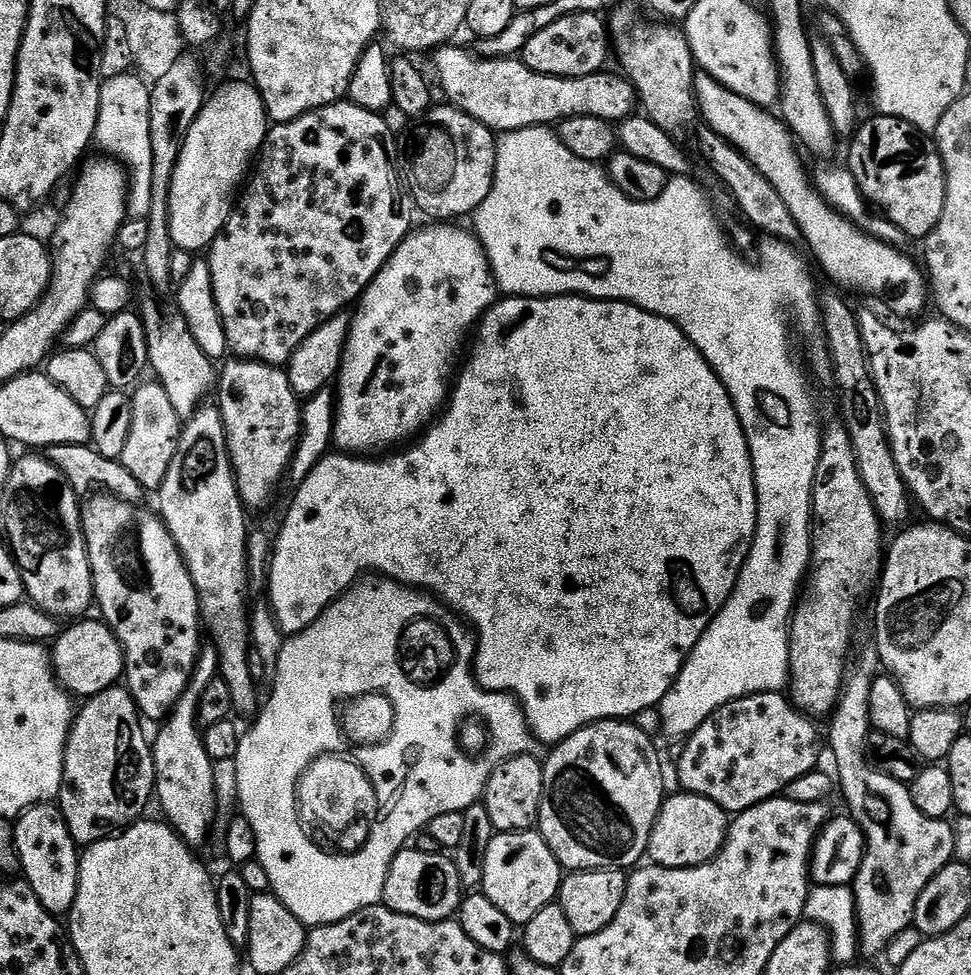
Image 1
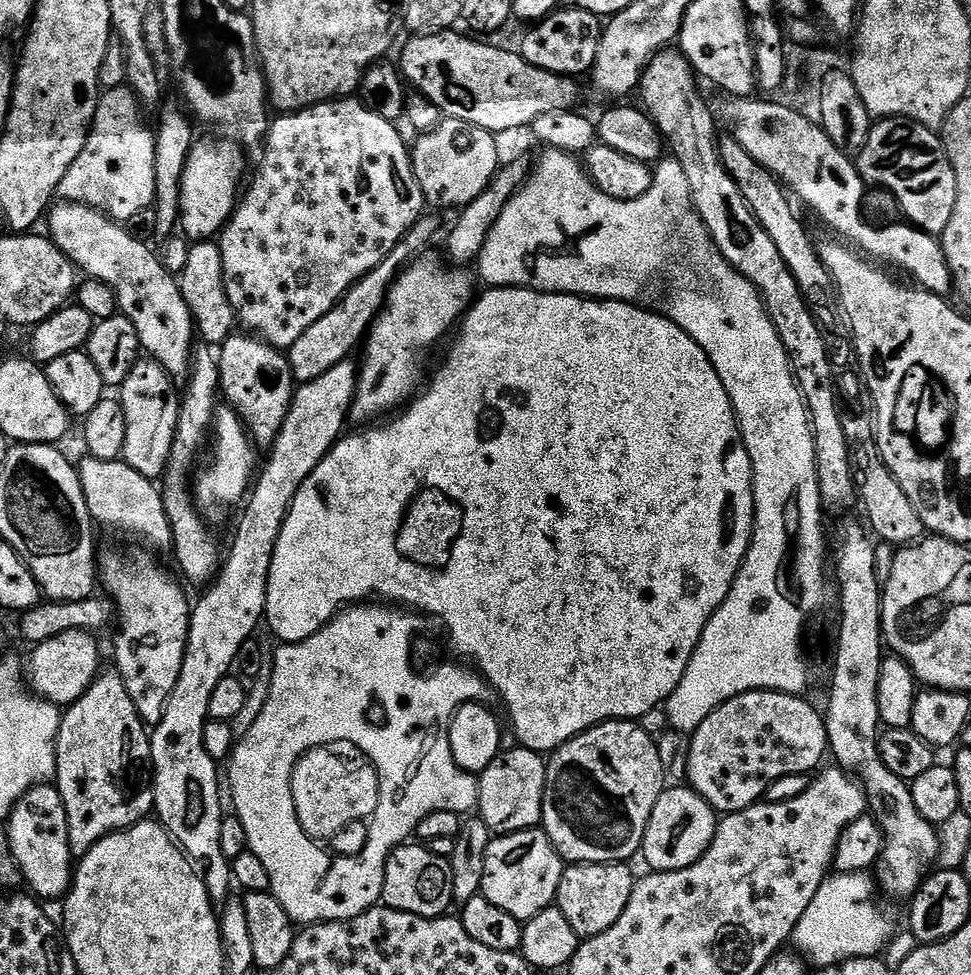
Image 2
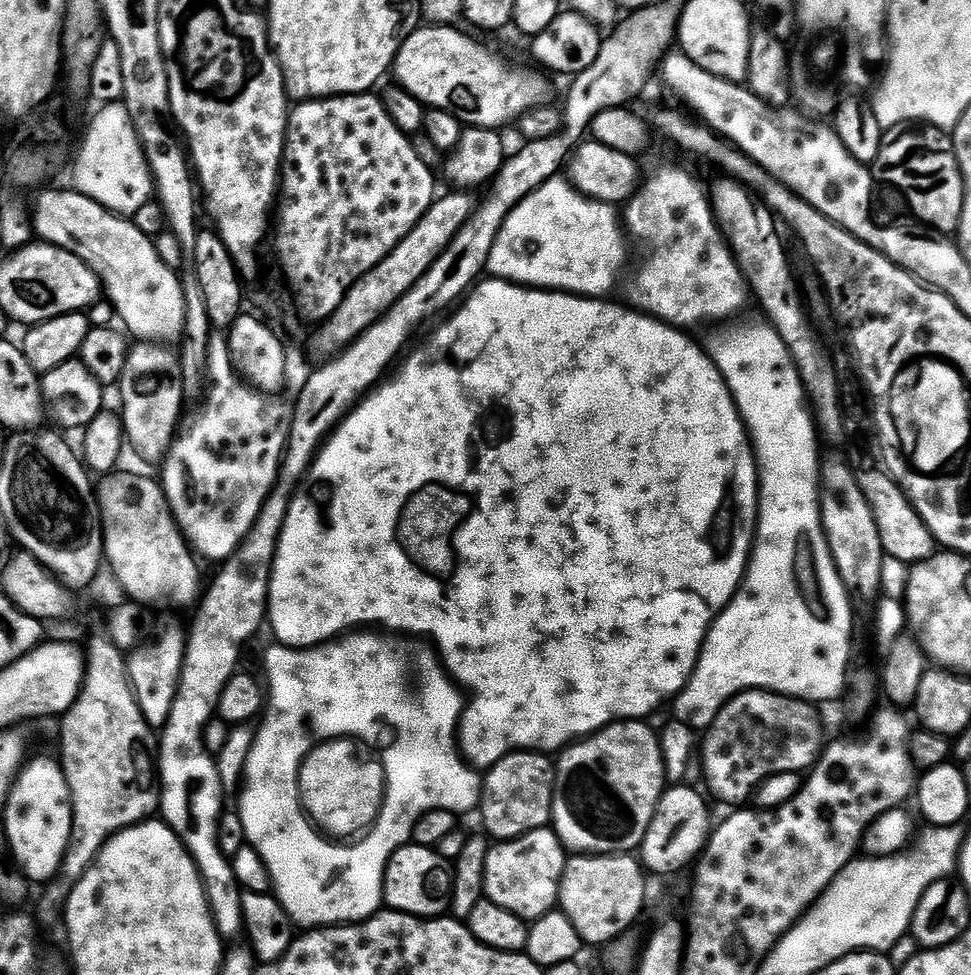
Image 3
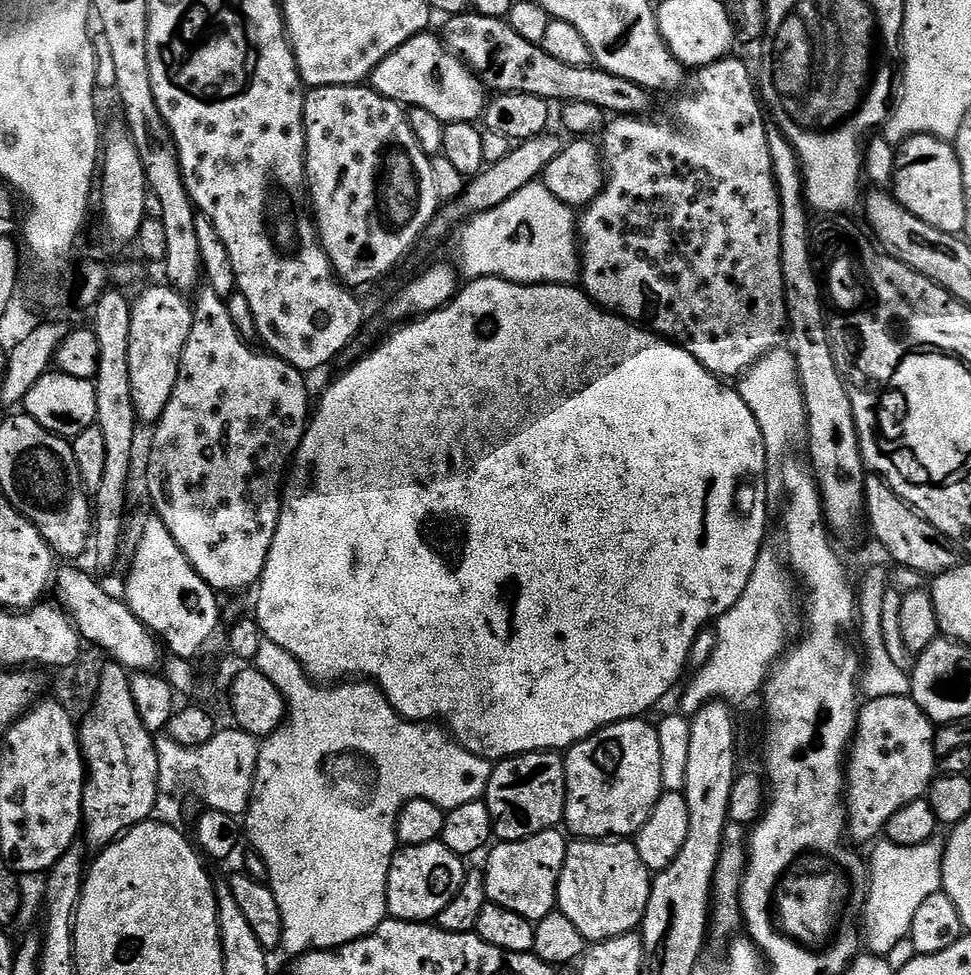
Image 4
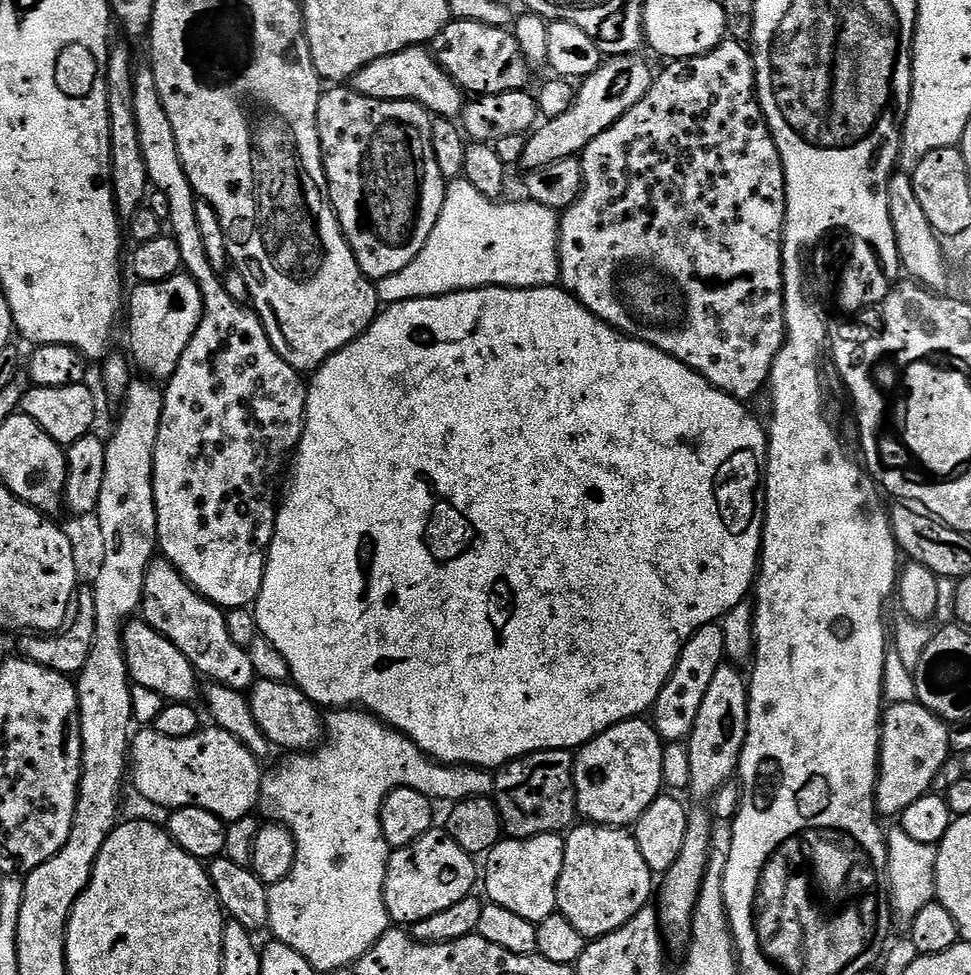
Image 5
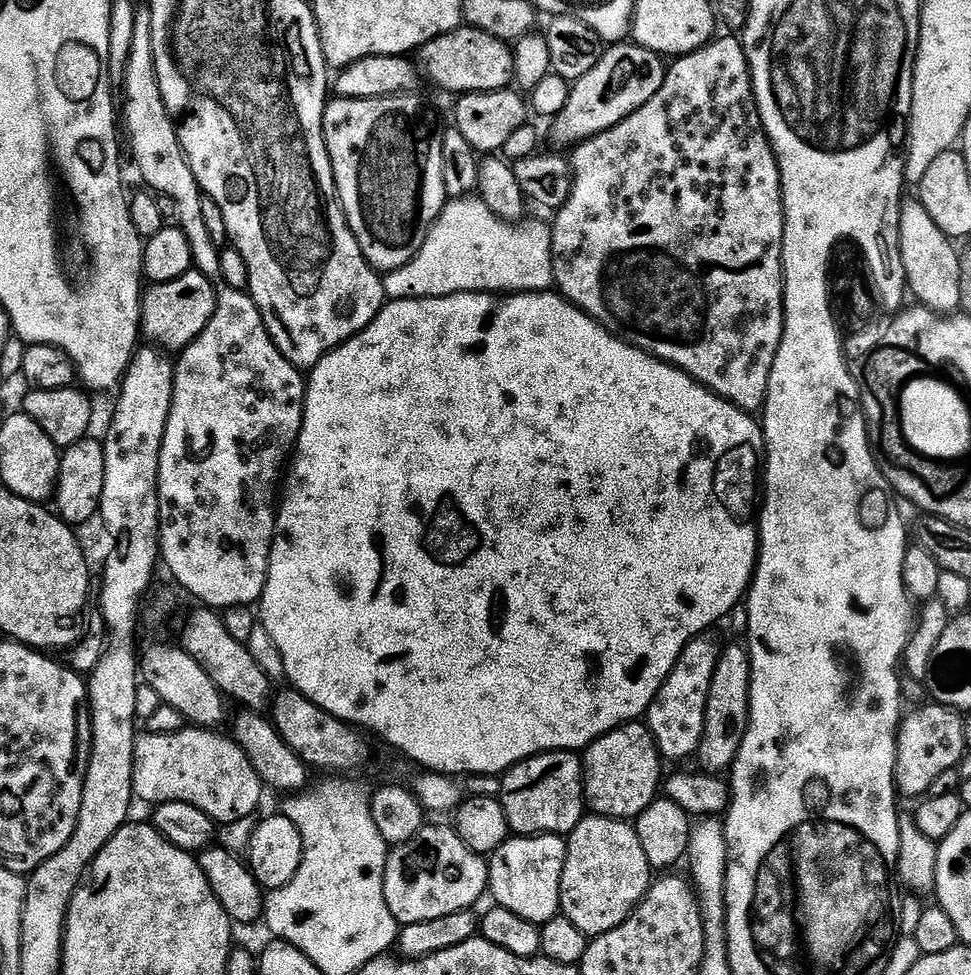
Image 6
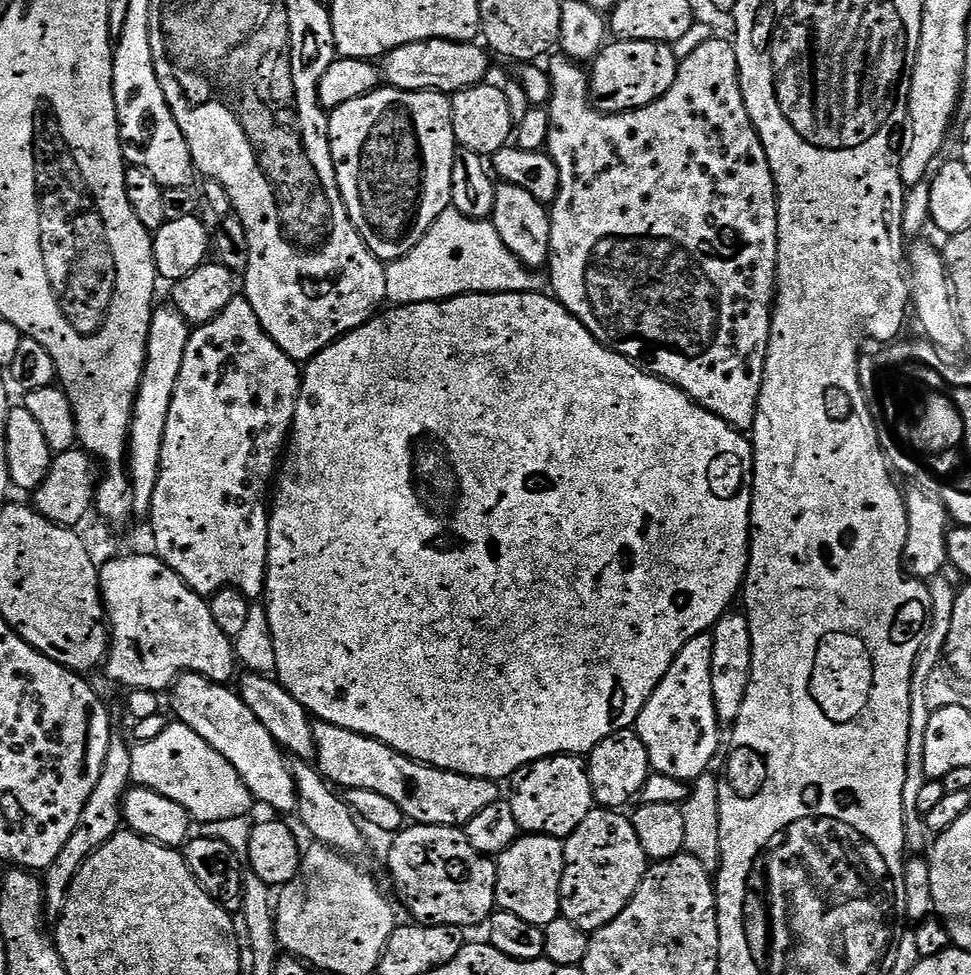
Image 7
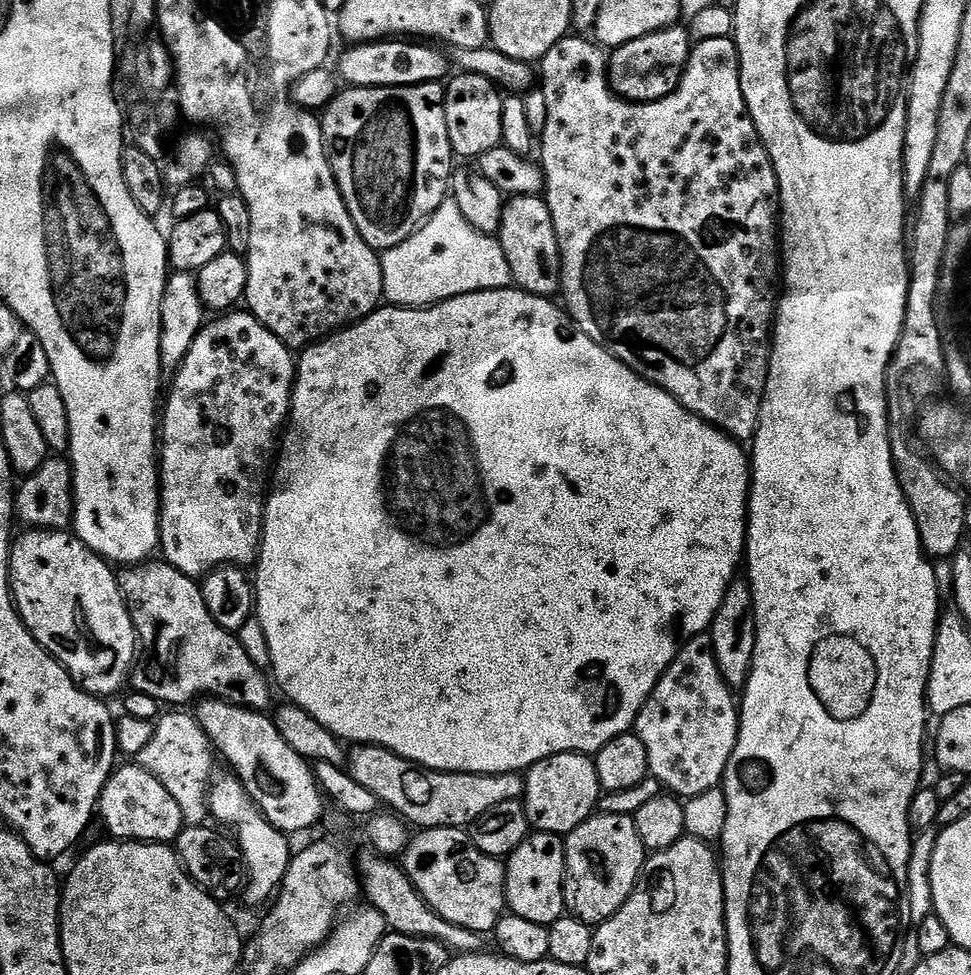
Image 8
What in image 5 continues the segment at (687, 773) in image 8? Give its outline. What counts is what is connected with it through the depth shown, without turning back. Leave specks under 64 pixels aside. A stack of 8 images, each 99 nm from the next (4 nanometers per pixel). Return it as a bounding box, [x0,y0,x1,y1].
[654,623,726,742]

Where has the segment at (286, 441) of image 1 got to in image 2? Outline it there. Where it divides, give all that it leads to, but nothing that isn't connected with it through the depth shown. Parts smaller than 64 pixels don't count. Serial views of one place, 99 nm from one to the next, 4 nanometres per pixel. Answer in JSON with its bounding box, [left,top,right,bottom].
[219,334,294,449]

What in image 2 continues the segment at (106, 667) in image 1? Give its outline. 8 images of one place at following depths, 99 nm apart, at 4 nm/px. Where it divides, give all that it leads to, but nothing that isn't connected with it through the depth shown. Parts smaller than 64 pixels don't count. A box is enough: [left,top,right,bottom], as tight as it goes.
[30,630,102,706]

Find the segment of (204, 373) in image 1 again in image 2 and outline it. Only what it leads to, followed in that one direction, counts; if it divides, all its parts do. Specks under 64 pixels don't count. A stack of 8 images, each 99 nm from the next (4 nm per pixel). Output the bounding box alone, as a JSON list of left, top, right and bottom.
[47,203,194,382]

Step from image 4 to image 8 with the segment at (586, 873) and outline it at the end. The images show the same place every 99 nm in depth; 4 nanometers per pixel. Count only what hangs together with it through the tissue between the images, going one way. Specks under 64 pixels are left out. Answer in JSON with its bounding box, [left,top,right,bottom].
[563,813,646,926]

